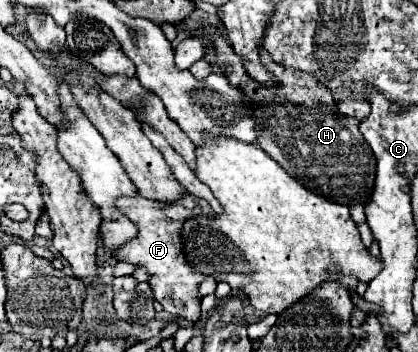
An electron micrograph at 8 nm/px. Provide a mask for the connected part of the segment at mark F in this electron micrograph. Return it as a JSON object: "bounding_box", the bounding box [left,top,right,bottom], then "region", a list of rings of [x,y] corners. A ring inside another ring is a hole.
{"bounding_box":[117,196,215,322],"region":[[[143,196],[121,198],[117,202],[117,208],[121,208],[121,212],[125,212],[139,226],[139,236],[135,240],[131,240],[129,244],[125,244],[125,248],[121,248],[117,252],[117,258],[139,264],[141,268],[145,268],[147,272],[153,274],[149,284],[153,288],[155,300],[161,302],[165,312],[169,312],[173,316],[181,316],[189,322],[201,320],[199,284],[205,280],[205,276],[201,272],[197,272],[193,266],[189,266],[189,262],[185,260],[181,230],[183,230],[185,220],[197,218],[201,214],[215,216],[215,212],[211,208],[207,208],[205,200],[197,200],[197,196],[185,196],[173,204],[153,202]]]}

